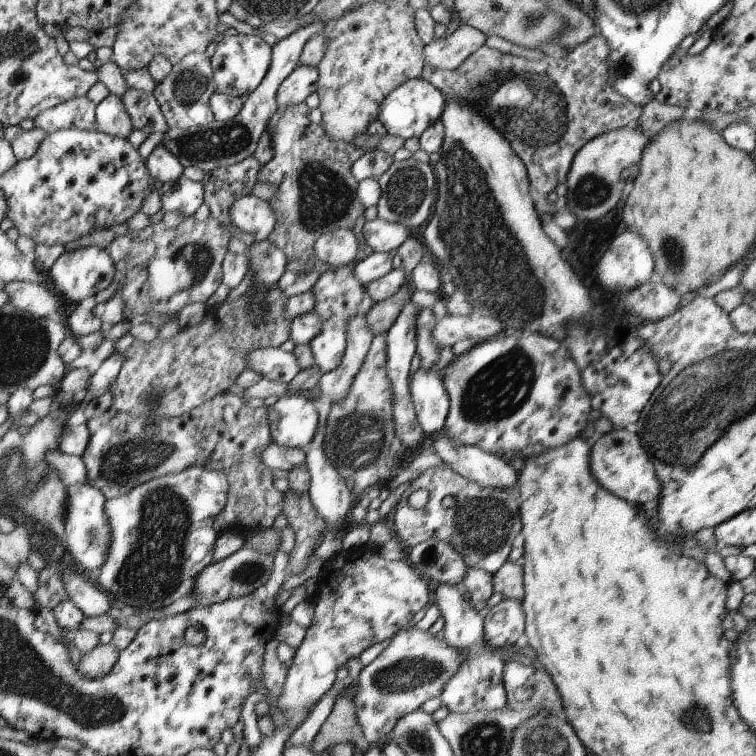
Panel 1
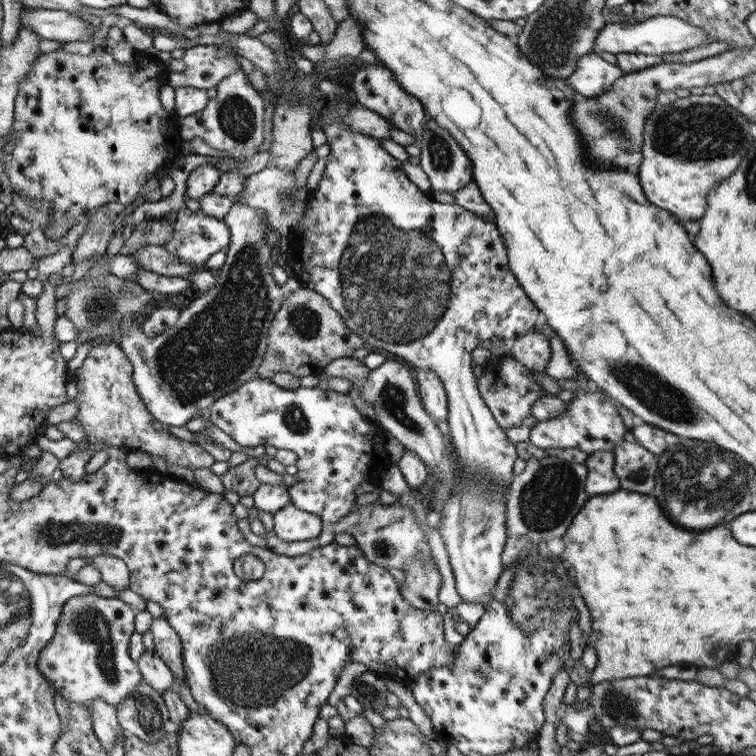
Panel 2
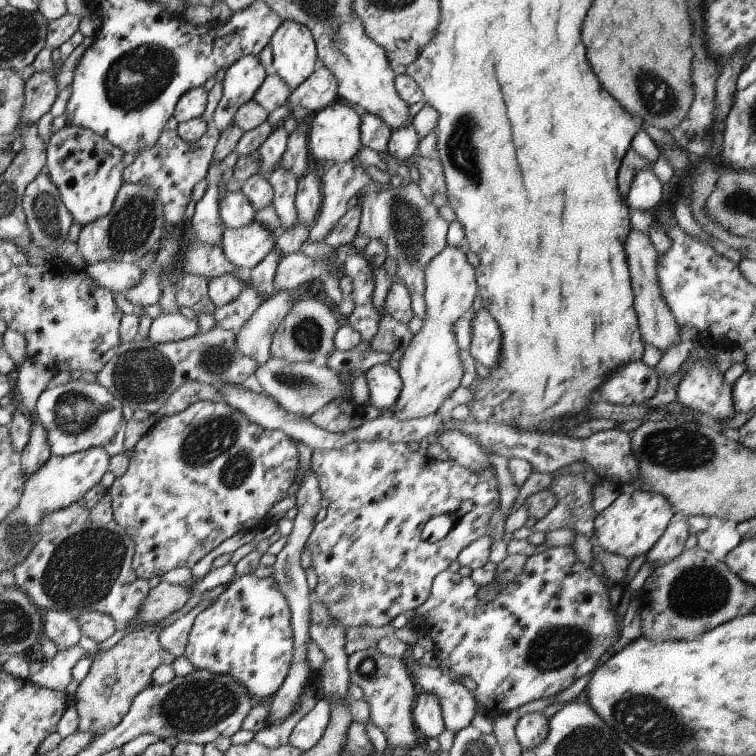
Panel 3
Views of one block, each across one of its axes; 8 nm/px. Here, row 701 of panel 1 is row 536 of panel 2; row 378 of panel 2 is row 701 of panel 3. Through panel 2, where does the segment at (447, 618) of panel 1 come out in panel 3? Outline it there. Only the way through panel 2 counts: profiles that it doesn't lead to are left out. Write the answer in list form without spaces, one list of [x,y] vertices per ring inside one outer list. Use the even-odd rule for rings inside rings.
[[[406,659],[409,674],[419,692],[433,693],[439,701],[444,728],[458,733],[475,716],[476,698],[449,673],[442,674],[439,667],[421,667],[418,661]]]

